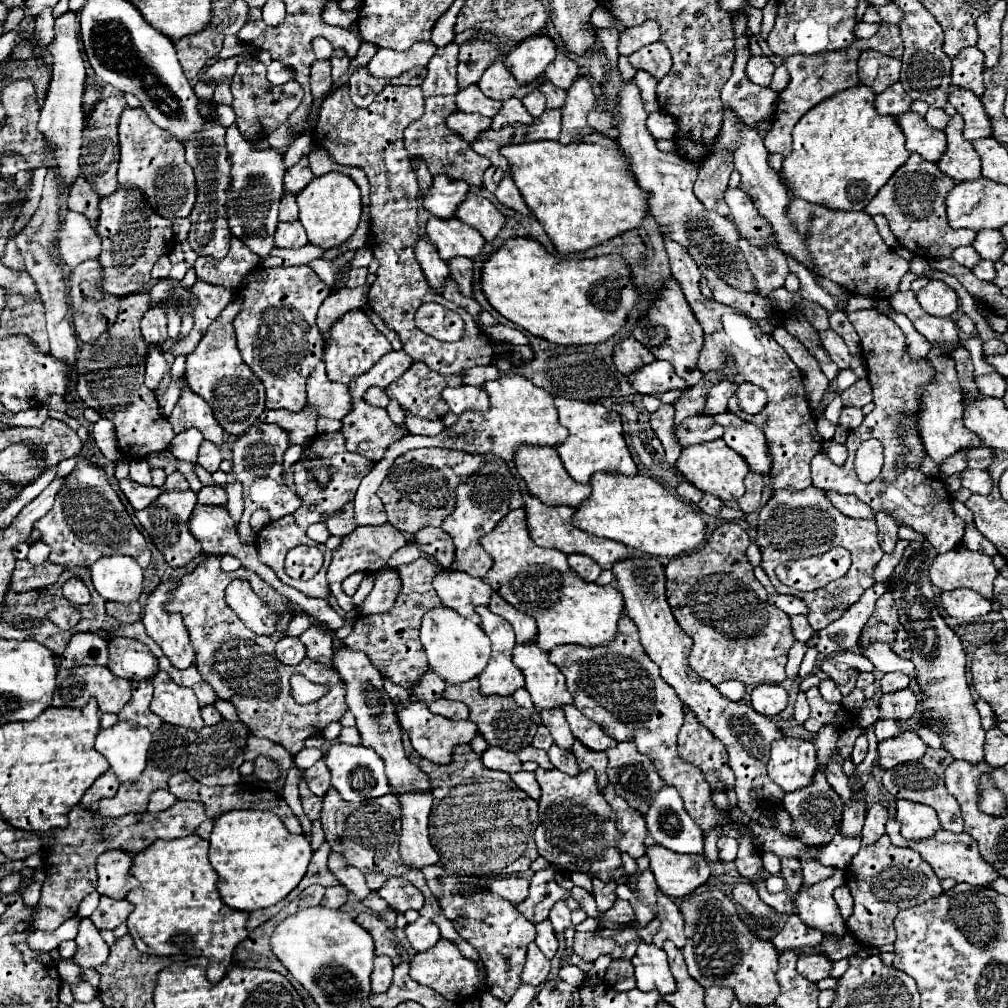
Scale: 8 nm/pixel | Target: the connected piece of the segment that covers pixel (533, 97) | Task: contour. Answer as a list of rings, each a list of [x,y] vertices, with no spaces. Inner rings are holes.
[[[534,88],[528,96],[524,96],[522,102],[524,102],[526,110],[528,110],[534,118],[538,118],[538,116],[546,110],[546,98],[544,98],[544,94],[540,94],[538,88]]]

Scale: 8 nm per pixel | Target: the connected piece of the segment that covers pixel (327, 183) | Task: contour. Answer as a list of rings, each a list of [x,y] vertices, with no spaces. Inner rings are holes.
[[[330,172],[330,174],[314,178],[296,196],[296,202],[300,206],[300,222],[308,234],[310,244],[322,246],[324,250],[340,246],[342,242],[346,242],[354,234],[354,230],[360,222],[360,214],[362,214],[358,186],[348,176],[338,174],[338,172]]]

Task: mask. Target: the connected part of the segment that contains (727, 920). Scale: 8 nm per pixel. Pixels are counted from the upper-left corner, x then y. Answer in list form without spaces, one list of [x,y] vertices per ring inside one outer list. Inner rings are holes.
[[[696,890],[682,906],[686,946],[682,950],[688,974],[704,988],[732,988],[744,1006],[768,1006],[780,992],[776,982],[778,954],[770,942],[758,940],[738,916],[734,902],[720,890]]]

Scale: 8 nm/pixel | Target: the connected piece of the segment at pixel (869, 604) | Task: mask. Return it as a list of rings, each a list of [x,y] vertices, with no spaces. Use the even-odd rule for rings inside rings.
[[[876,582],[872,588],[868,588],[862,598],[844,614],[844,618],[838,618],[836,622],[828,624],[824,630],[816,632],[808,646],[814,646],[820,654],[830,656],[834,652],[842,652],[842,650],[852,650],[858,644],[860,638],[860,630],[866,626],[868,618],[874,612],[874,604],[876,600],[888,590],[886,584]]]

